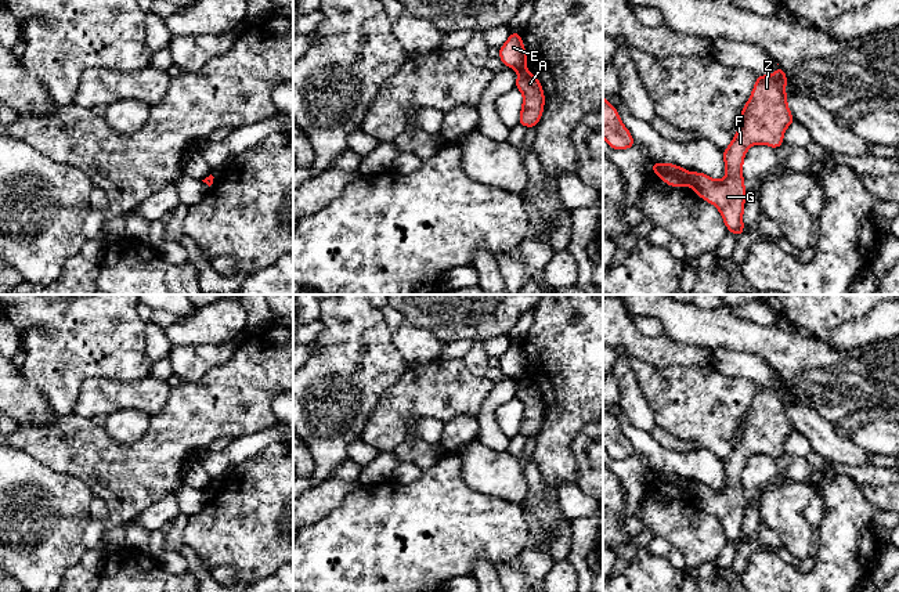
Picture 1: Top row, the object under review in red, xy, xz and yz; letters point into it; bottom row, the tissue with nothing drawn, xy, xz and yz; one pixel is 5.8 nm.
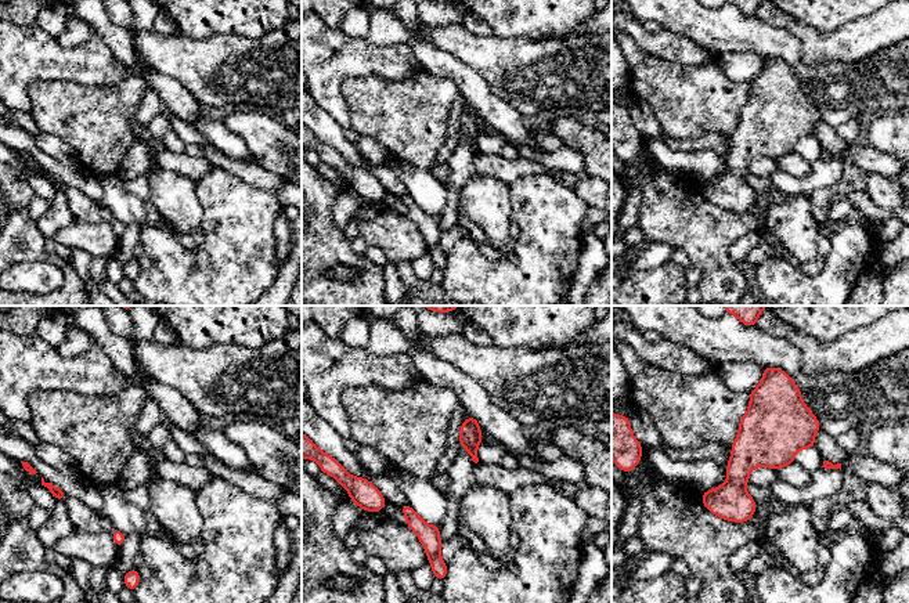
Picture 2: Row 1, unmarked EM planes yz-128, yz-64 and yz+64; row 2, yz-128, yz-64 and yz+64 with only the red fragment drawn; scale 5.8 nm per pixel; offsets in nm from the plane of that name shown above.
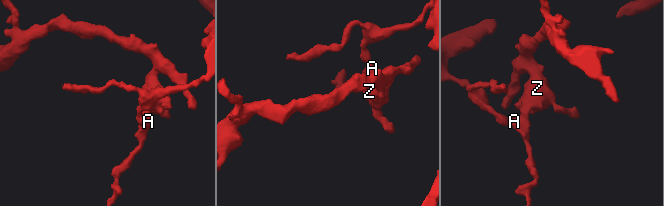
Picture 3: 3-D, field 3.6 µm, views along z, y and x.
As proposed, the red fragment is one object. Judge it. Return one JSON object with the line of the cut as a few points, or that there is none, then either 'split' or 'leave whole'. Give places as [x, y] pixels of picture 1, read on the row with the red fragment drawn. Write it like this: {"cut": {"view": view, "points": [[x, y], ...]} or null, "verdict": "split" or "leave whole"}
{"cut": {"view": "yz", "points": [[690, 174], [688, 183]]}, "verdict": "split"}

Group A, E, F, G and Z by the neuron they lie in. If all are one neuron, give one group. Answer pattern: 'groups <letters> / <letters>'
groups A F G Z / E

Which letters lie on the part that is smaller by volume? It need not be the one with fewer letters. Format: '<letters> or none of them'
A, F, G, Z

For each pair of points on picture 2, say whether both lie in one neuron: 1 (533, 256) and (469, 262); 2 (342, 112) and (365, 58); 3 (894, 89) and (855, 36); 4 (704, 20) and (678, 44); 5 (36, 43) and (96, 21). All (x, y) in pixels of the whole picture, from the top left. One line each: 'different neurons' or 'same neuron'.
1: same neuron
2: same neuron
3: different neurons
4: different neurons
5: different neurons

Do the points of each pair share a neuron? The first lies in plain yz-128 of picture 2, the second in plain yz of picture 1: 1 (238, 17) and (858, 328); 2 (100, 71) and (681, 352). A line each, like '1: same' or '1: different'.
1: different
2: same

